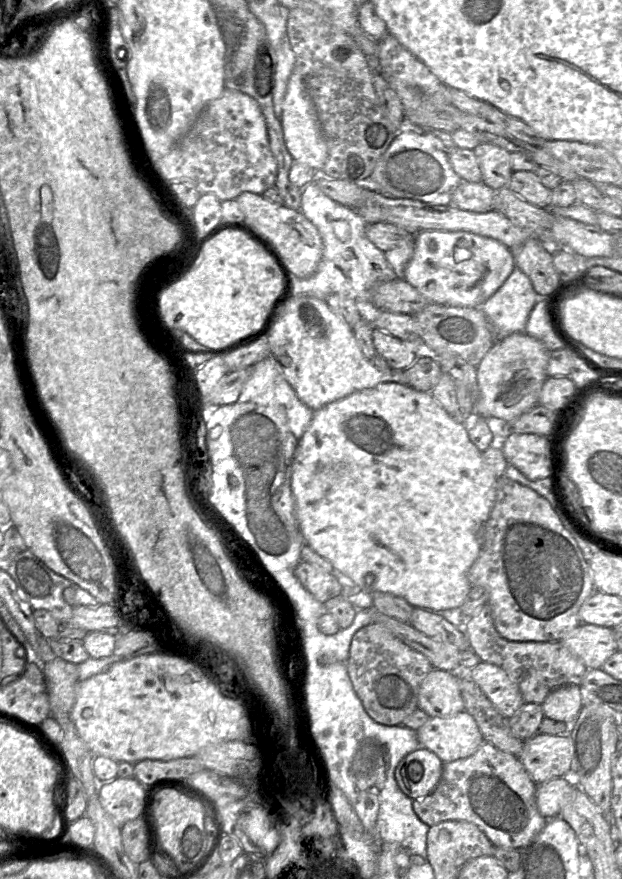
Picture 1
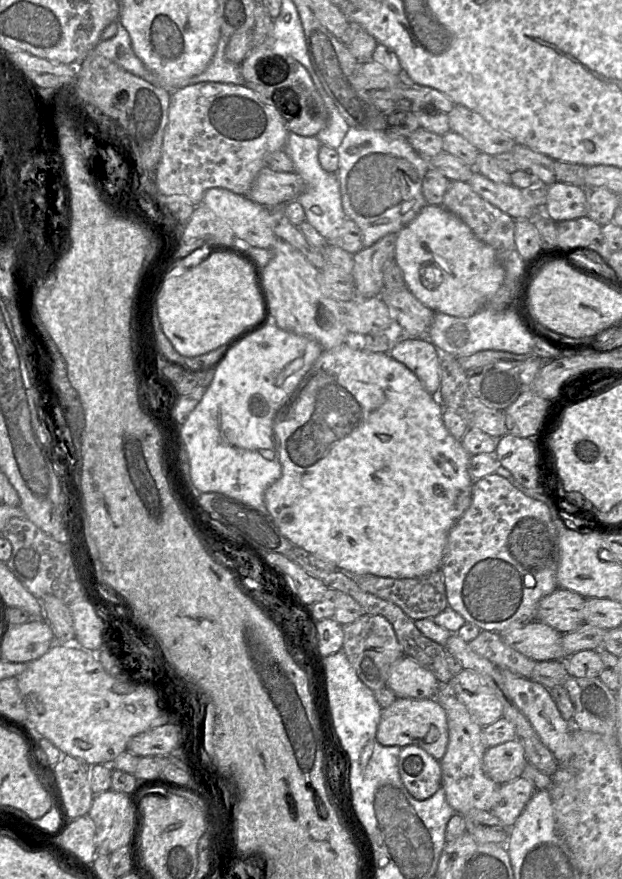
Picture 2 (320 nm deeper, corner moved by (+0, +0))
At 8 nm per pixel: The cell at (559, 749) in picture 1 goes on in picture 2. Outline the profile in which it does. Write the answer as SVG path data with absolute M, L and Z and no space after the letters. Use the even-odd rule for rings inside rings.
M517 739L486 748L483 756L486 775L498 785L521 777L527 763L524 747Z

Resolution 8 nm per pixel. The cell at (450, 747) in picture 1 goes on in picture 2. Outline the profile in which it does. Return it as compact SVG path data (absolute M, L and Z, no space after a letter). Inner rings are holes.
M396 698L388 708L382 709L376 739L383 746L418 746L440 761L448 744L446 712L436 698Z

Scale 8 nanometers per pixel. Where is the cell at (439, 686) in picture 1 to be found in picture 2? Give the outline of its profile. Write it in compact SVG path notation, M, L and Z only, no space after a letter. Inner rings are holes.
M405 655L392 664L387 680L387 687L394 692L396 698L436 698L439 686L440 683L429 670L414 659Z

